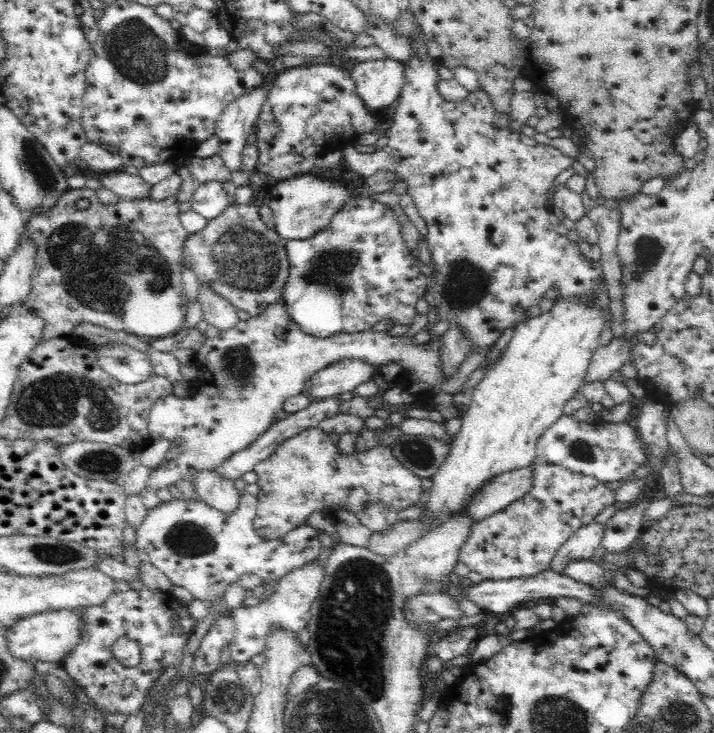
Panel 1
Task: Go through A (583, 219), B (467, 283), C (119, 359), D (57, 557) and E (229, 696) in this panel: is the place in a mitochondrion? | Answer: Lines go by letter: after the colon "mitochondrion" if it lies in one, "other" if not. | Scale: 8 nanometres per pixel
A: other
B: mitochondrion
C: mitochondrion
D: mitochondrion
E: mitochondrion

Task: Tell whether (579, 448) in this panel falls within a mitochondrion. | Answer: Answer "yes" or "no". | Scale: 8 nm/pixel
yes

